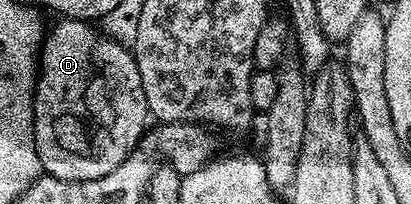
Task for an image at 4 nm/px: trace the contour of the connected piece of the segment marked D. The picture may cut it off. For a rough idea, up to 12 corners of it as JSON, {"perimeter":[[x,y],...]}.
{"perimeter":[[85,20],[45,33],[45,175],[99,180],[147,131],[133,51]]}

